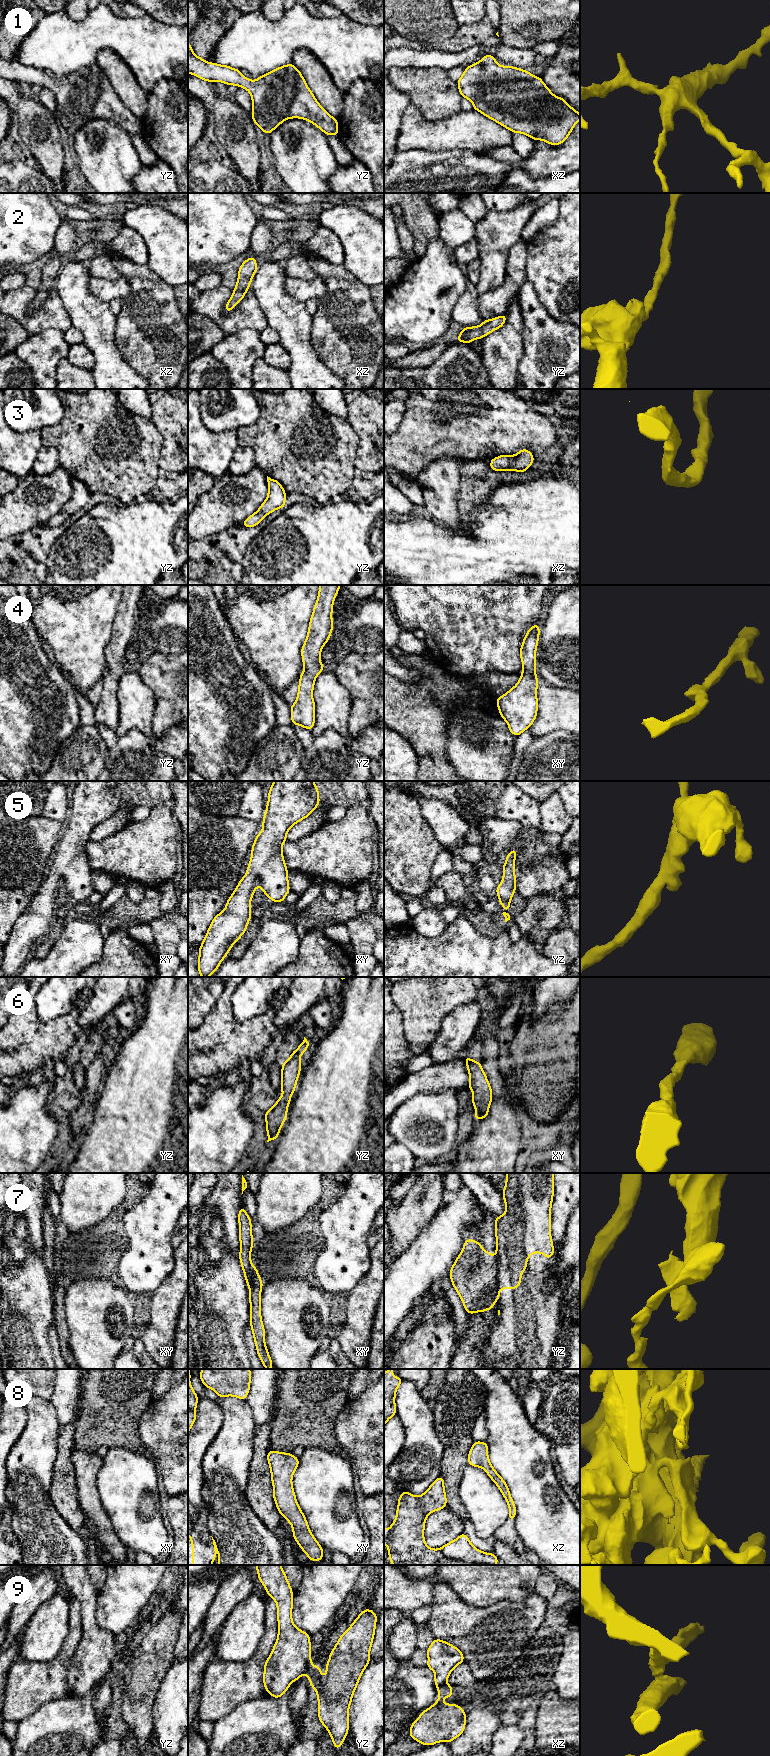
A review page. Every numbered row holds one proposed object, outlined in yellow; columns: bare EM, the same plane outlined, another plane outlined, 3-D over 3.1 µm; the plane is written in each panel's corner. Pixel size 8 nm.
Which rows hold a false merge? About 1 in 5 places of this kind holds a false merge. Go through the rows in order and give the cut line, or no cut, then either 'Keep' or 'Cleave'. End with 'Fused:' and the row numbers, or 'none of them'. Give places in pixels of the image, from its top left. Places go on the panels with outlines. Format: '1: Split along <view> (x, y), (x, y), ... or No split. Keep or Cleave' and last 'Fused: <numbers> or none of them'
1: No split. Keep
2: No split. Keep
3: No split. Keep
4: No split. Keep
5: No split. Keep
6: No split. Keep
7: Split along yz (495, 1257), (496, 1285), (498, 1290). Cleave
8: No split. Keep
9: Split along yz (311, 1663), (308, 1665), (306, 1672). Cleave
Fused: 7, 9

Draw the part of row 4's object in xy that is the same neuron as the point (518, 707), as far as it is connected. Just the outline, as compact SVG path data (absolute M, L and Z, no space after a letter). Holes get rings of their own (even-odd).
M533 624L525 634L520 649L521 677L512 689L496 699L500 716L516 737L528 729L537 717L539 680L536 677L536 649L539 633L540 626Z

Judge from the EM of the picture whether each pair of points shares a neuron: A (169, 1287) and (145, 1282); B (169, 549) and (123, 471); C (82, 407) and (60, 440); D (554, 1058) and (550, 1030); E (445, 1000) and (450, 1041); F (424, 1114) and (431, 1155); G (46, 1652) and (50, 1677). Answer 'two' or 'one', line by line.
A: two
B: two
C: one
D: one
E: two
F: one
G: two

